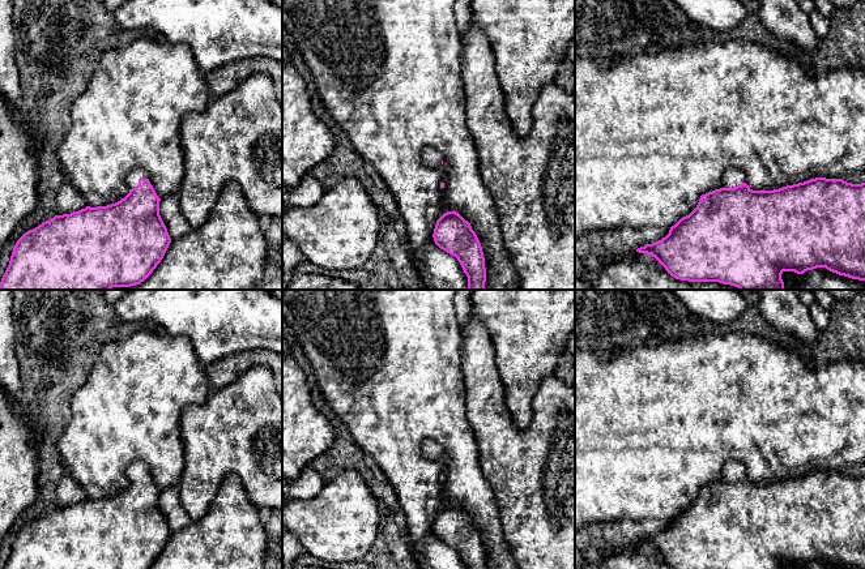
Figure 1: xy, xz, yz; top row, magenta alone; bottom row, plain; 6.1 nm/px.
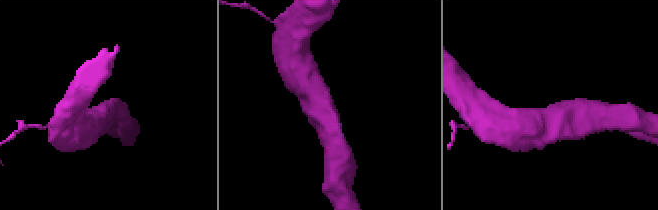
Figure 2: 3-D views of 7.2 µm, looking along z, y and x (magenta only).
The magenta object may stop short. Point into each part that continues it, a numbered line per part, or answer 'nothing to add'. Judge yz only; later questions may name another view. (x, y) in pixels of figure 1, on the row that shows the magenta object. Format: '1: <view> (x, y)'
1: yz (732, 178)

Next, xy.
1: xy (132, 178)

